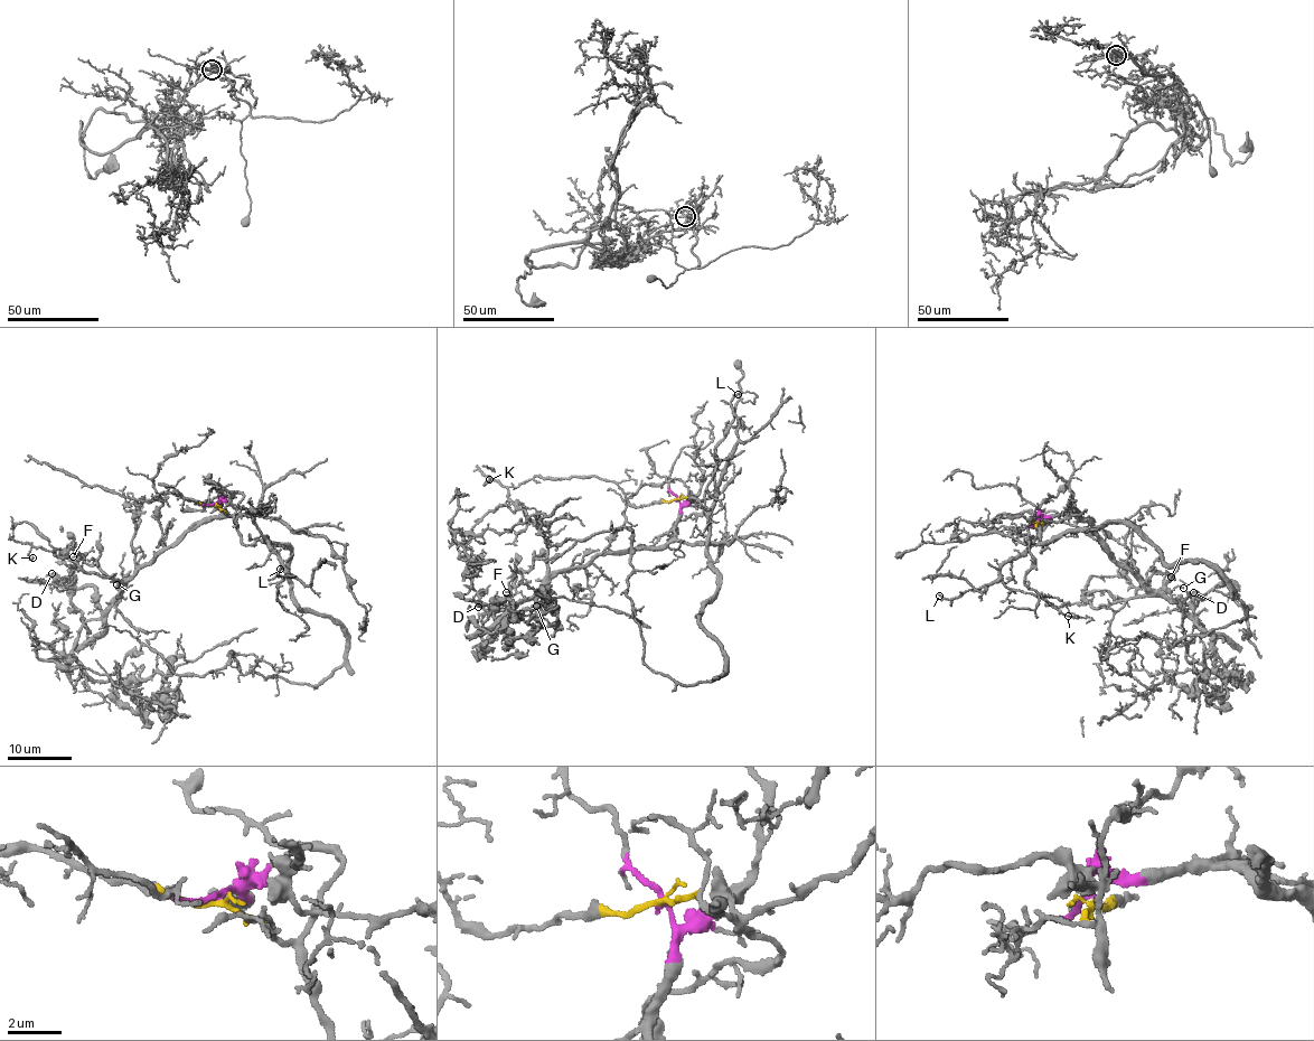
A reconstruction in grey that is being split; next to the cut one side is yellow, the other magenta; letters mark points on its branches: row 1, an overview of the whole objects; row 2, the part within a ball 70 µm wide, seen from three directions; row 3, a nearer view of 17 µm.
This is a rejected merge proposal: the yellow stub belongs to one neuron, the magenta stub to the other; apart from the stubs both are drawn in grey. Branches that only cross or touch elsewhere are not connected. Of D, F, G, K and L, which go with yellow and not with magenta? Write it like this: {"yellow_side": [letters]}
{"yellow_side": ["L"]}

